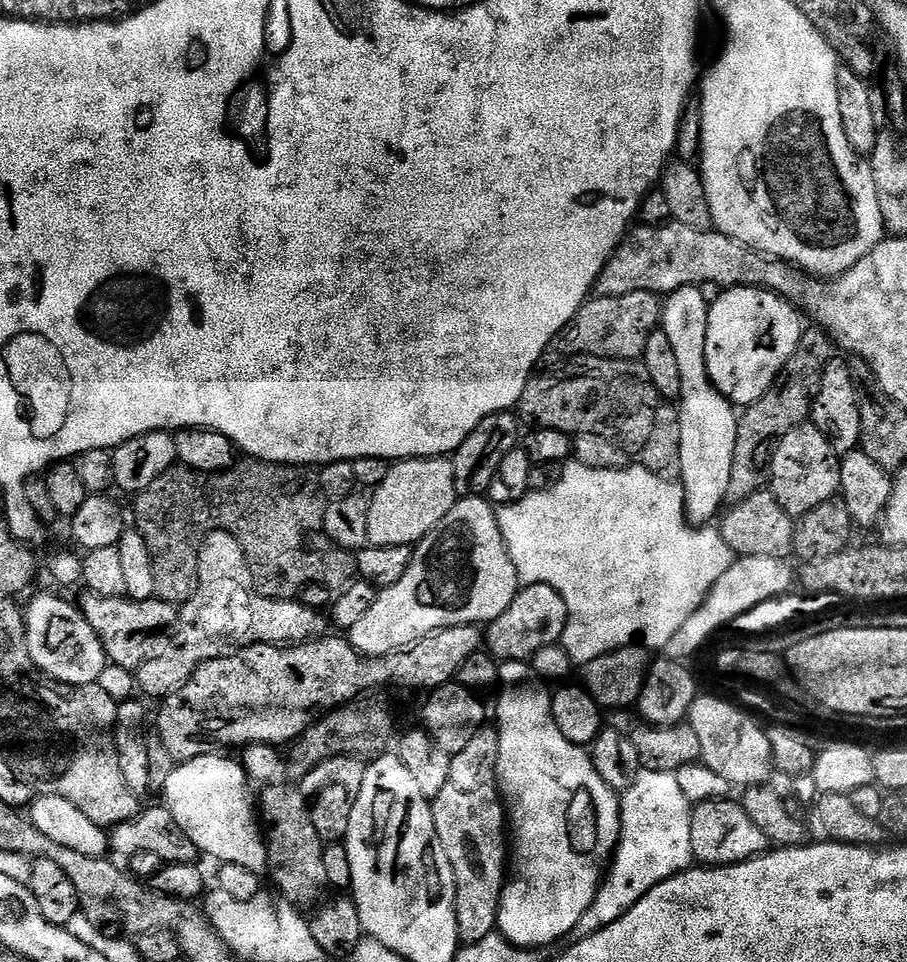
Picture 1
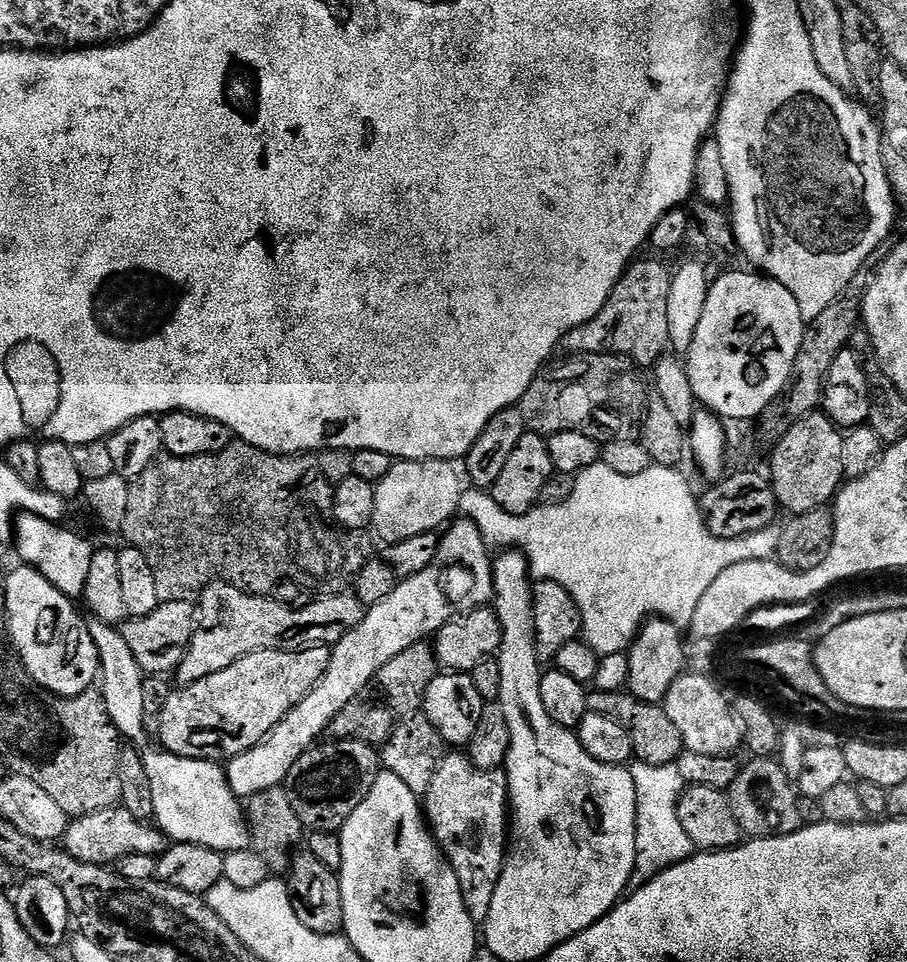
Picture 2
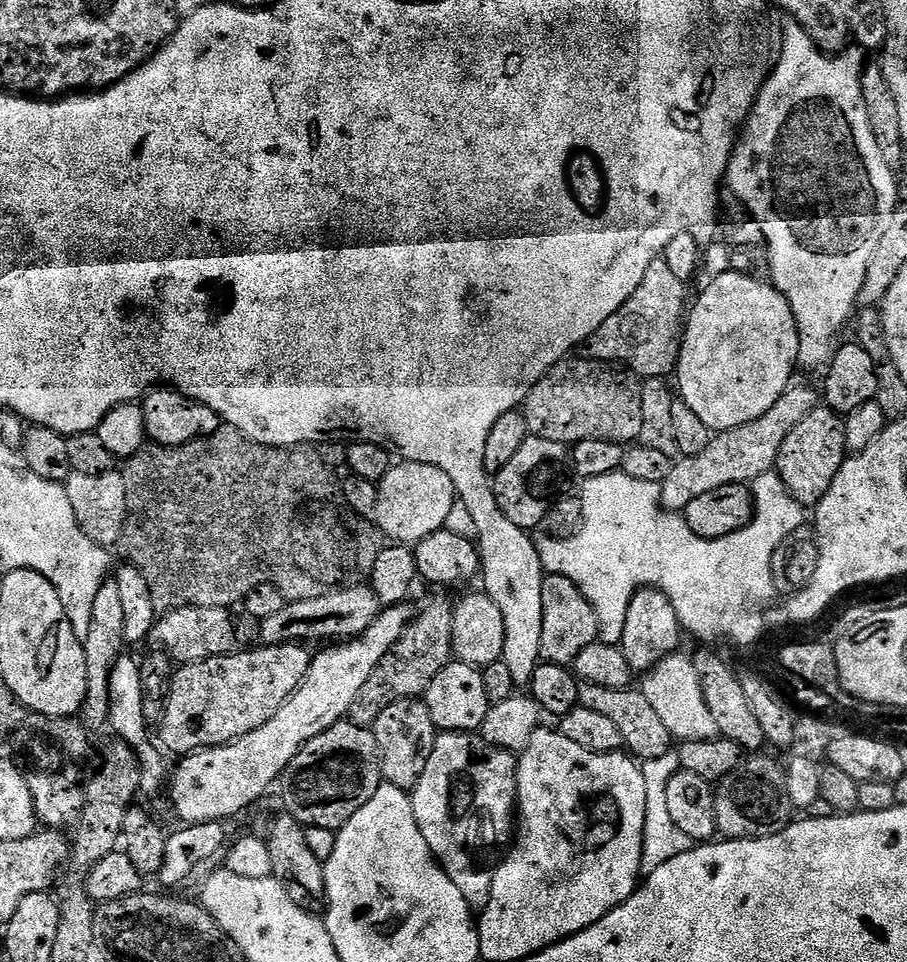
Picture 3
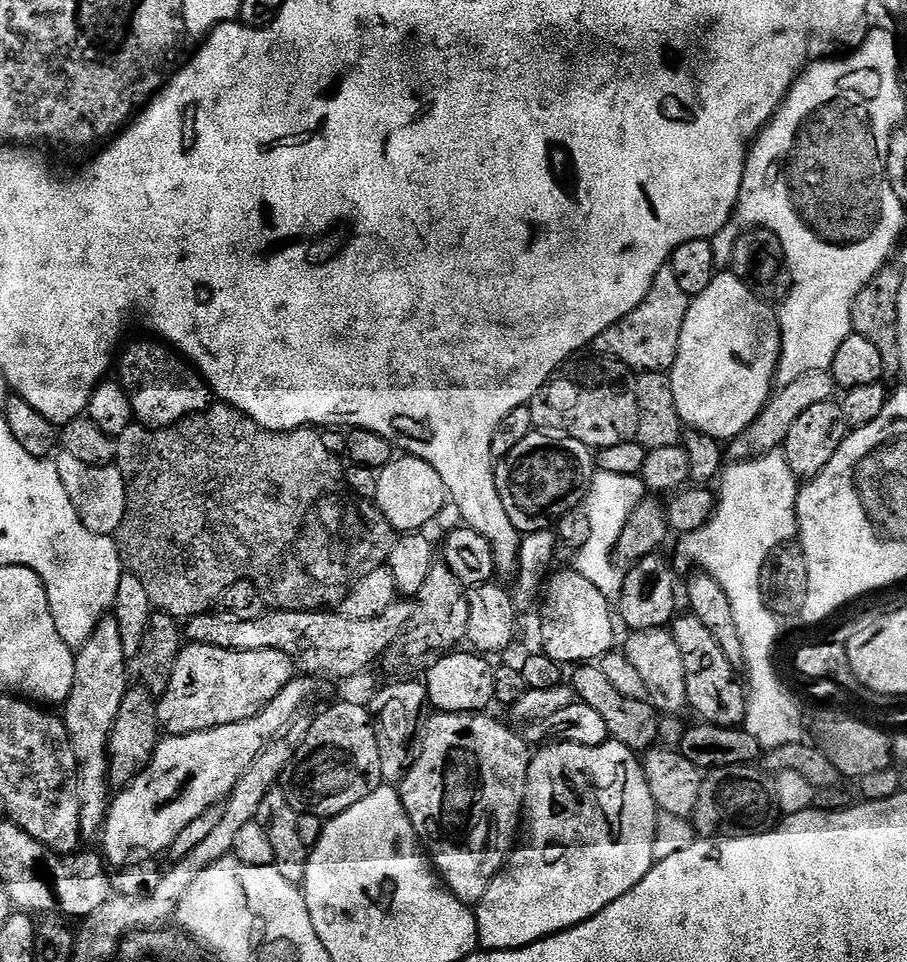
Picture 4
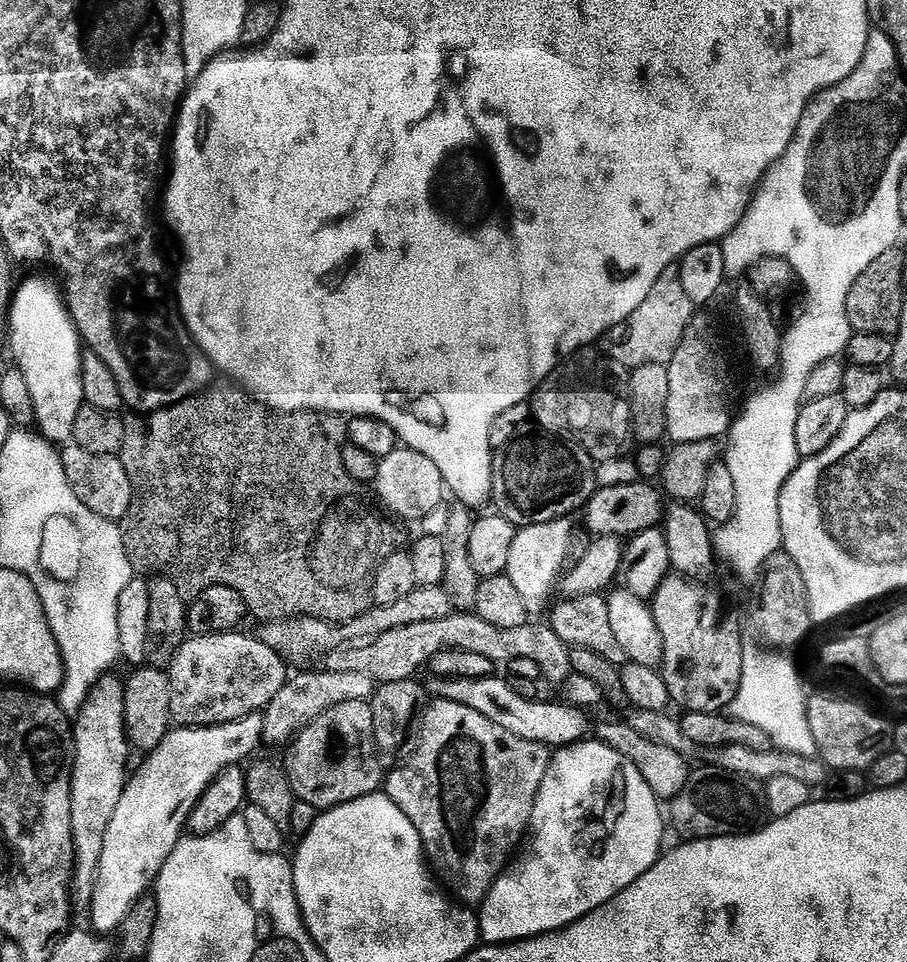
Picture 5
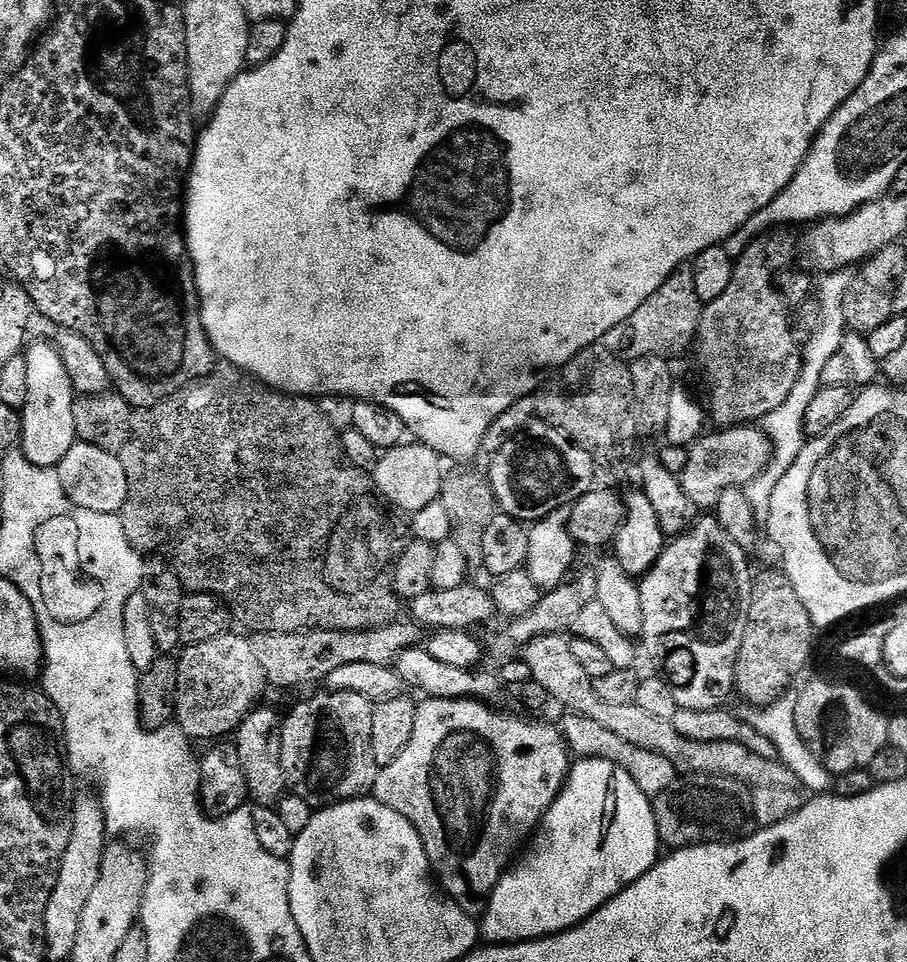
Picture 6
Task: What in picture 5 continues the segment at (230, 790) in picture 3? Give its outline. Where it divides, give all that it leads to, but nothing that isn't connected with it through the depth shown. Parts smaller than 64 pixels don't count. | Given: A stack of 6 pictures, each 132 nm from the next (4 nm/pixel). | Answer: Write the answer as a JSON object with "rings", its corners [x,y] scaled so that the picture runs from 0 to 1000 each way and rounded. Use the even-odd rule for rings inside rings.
{"rings":[[[281,740],[271,742],[271,746],[266,748],[237,753],[230,757],[194,755],[184,761],[172,779],[162,783],[160,790],[163,791],[151,802],[149,799],[148,806],[137,816],[135,834],[130,834],[130,842],[126,842],[126,850],[121,850],[121,859],[117,859],[117,875],[112,875],[112,892],[108,896],[108,904],[99,924],[103,960],[100,964],[107,970],[127,970],[132,964],[135,954],[139,954],[139,950],[143,948],[143,942],[151,940],[162,928],[159,926],[162,923],[164,926],[171,920],[172,912],[175,911],[179,900],[198,878],[201,866],[209,850],[209,842],[214,842],[227,817],[232,817],[232,813],[236,813],[236,809],[248,802],[250,798],[268,795],[275,789],[272,786],[282,777],[288,777],[290,749],[291,741]]]}

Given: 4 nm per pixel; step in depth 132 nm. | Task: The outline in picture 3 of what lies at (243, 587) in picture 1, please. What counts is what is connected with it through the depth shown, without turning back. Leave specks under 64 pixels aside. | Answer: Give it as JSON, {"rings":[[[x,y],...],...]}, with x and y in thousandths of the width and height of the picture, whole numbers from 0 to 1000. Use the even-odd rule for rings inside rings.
{"rings":[[[405,606],[389,607],[380,609],[373,615],[365,615],[355,622],[342,622],[341,624],[329,624],[319,627],[310,637],[302,638],[301,641],[293,641],[286,650],[287,661],[292,670],[303,672],[319,667],[340,667],[335,665],[357,665],[361,661],[375,661],[370,663],[391,663],[399,660],[408,652],[415,641],[419,639],[421,629],[419,623],[415,621],[413,613]]]}

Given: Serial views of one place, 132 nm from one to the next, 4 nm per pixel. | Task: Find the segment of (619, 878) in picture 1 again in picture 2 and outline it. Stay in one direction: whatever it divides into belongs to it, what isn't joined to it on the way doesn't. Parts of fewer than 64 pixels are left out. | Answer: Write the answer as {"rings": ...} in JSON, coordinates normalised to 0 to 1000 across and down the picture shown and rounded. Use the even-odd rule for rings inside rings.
{"rings":[[[701,792],[696,795],[695,801],[699,809],[699,821],[701,822],[701,910],[699,915],[702,920],[709,921],[735,902],[741,902],[760,893],[765,883],[761,870],[756,868],[756,863],[752,863],[751,852],[748,851],[748,834],[756,816],[745,795],[717,796]]]}

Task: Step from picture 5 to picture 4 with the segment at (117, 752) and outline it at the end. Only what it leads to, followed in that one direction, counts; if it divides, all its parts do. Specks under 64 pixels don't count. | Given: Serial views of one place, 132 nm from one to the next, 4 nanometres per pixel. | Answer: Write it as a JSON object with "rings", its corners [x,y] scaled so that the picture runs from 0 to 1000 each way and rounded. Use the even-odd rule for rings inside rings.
{"rings":[[[127,639],[114,640],[104,659],[84,678],[82,713],[77,717],[75,729],[68,733],[68,747],[82,775],[88,831],[88,868],[93,871],[109,870],[115,851],[119,848],[119,772],[136,723],[143,714],[141,690],[143,684],[135,676],[135,659],[130,655]]]}

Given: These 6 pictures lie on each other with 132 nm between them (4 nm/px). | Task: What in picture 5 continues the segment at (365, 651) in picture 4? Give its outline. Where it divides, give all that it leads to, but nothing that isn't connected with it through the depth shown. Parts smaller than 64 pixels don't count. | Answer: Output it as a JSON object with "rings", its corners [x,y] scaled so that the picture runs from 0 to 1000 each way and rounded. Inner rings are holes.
{"rings":[[[460,610],[448,622],[439,626],[430,626],[430,630],[410,630],[395,642],[384,646],[381,652],[367,651],[356,644],[326,640],[323,644],[302,644],[290,650],[284,657],[284,664],[298,676],[302,676],[313,685],[313,689],[326,696],[340,696],[367,678],[378,675],[388,667],[401,667],[426,659],[430,655],[439,655],[439,651],[456,651],[456,647],[483,647],[483,642],[492,642],[496,638],[494,619],[488,610],[465,611]],[[384,656],[384,657],[383,657]],[[384,661],[388,665],[384,665]],[[384,665],[384,666],[383,666]]]}

